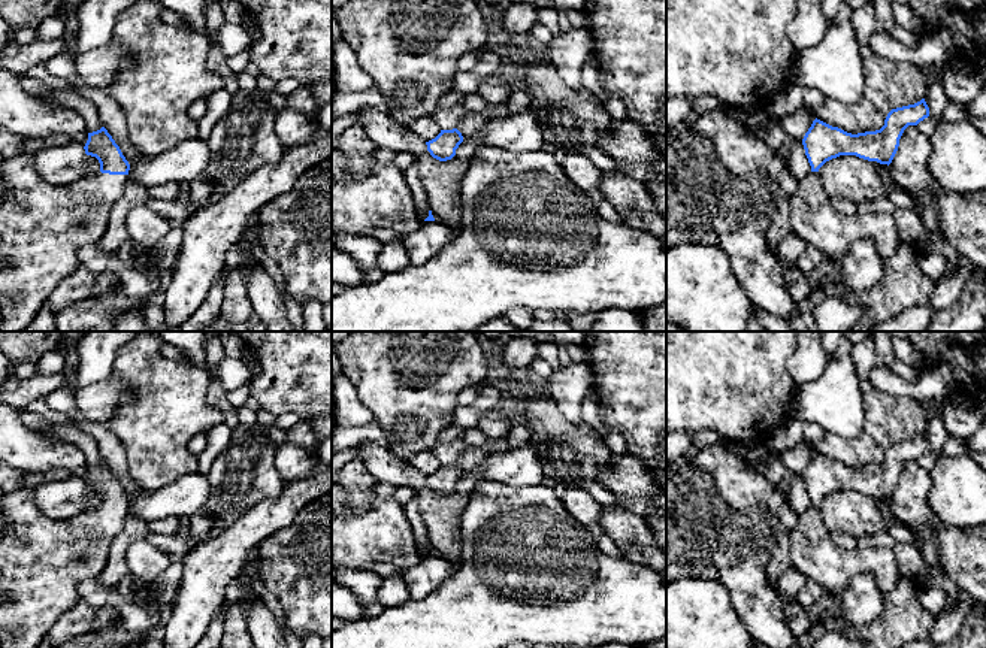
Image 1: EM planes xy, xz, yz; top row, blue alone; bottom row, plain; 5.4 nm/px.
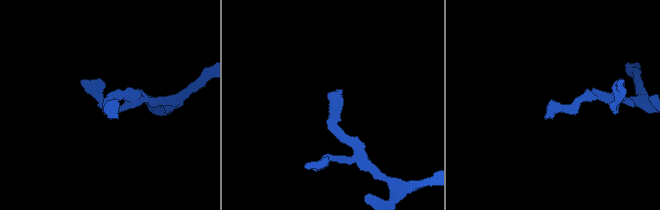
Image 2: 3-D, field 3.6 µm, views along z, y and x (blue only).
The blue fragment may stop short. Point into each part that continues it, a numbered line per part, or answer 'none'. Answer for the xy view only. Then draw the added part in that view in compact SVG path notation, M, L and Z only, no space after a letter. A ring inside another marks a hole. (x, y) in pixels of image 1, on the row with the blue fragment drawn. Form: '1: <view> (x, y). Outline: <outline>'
1: xy (42, 226). Outline: M21 152L4 160L0 179L4 187L4 197L0 200L0 258L4 261L0 267L0 331L21 331L55 287L81 264L79 251L103 237L112 206L121 197L128 176L99 172L73 185L54 185L37 172L33 155Z

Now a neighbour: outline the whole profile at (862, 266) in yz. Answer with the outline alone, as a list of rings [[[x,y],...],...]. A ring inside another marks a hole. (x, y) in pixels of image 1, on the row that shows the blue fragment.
[[[871,240],[855,242],[840,266],[840,282],[852,291],[872,287],[883,273],[883,260]]]

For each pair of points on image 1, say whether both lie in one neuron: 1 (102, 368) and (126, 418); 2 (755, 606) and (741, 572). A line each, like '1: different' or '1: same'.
1: different
2: same

